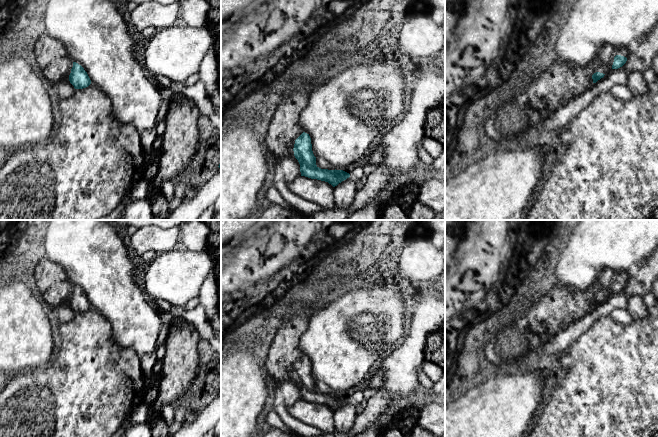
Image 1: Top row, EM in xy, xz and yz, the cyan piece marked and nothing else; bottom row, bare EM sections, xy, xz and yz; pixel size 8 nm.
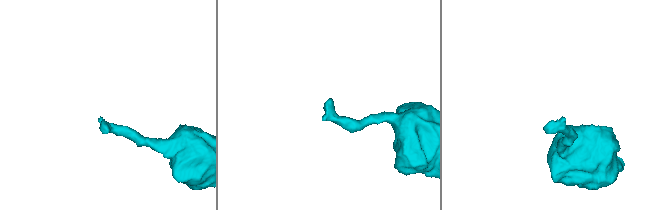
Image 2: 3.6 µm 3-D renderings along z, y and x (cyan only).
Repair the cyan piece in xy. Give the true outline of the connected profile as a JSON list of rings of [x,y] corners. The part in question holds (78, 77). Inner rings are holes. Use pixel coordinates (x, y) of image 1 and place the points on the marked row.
[[[41,35],[34,51],[37,64],[48,81],[58,84],[69,81],[75,89],[83,89],[91,84],[87,72],[72,60],[59,40]]]

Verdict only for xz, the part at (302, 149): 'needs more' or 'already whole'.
needs more

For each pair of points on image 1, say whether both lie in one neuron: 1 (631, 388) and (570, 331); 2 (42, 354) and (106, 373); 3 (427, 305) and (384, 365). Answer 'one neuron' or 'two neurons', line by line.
1: two neurons
2: two neurons
3: one neuron

